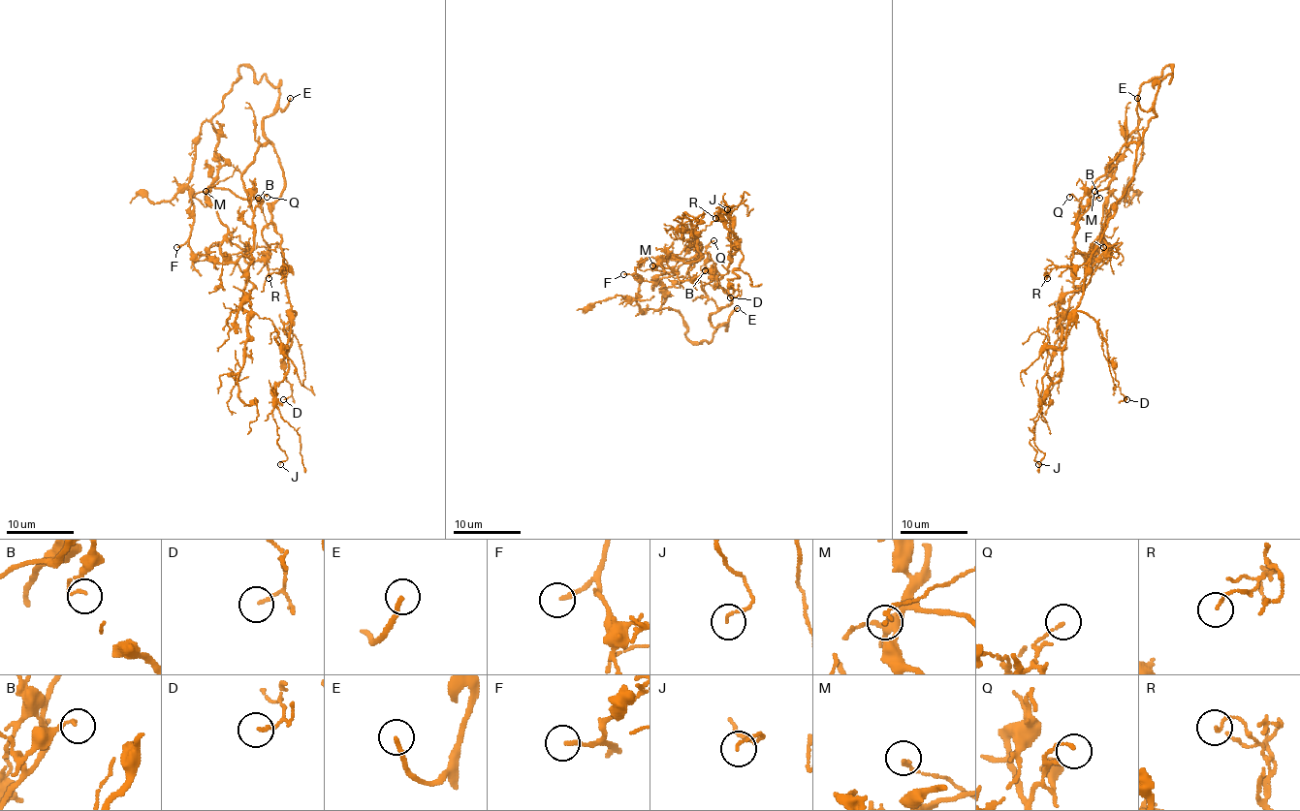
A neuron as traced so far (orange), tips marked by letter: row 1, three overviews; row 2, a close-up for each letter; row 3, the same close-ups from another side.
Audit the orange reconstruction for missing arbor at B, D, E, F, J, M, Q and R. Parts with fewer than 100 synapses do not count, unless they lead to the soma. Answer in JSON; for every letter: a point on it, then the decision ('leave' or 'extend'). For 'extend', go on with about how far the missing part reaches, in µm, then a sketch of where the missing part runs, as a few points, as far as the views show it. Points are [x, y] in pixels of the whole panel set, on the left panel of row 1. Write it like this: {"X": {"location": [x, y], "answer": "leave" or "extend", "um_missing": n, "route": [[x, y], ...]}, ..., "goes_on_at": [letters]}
{"B": {"location": [258, 198], "answer": "leave"}, "D": {"location": [283, 399], "answer": "leave"}, "E": {"location": [290, 98], "answer": "extend", "um_missing": 30, "route": [[290, 98], [303, 102], [302, 134], [282, 120], [278, 109], [297, 82], [287, 66], [287, 57], [297, 48]]}, "F": {"location": [176, 247], "answer": "leave"}, "J": {"location": [280, 464], "answer": "leave"}, "M": {"location": [206, 191], "answer": "leave"}, "Q": {"location": [267, 197], "answer": "leave"}, "R": {"location": [269, 278], "answer": "leave"}, "goes_on_at": ["E"]}

